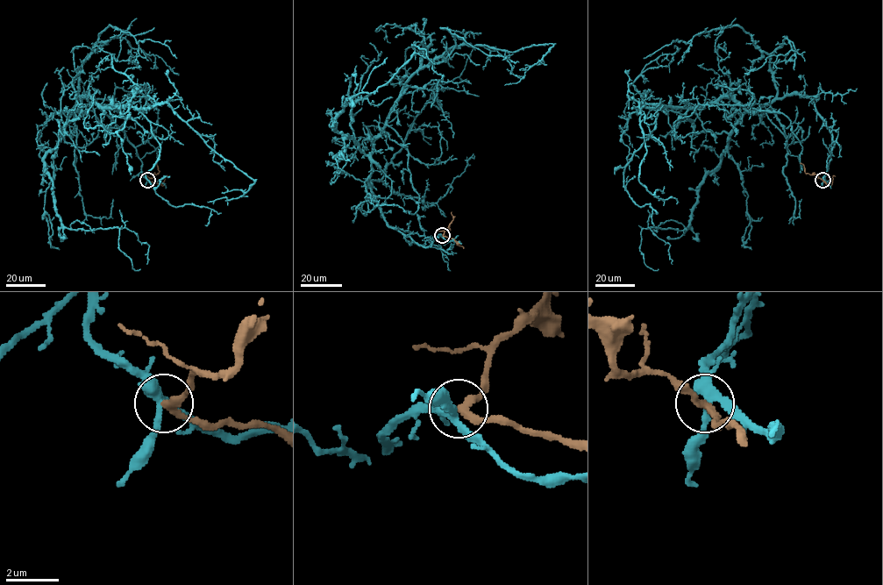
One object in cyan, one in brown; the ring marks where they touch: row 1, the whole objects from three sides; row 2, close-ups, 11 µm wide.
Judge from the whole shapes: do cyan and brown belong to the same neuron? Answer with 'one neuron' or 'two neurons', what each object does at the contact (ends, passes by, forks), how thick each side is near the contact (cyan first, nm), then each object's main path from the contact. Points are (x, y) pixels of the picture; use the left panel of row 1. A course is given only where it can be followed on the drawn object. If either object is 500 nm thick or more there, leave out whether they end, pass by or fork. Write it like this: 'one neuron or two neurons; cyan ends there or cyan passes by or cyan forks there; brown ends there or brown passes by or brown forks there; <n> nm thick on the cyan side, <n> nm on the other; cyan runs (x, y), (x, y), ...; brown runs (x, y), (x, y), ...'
two neurons; cyan forks there; brown passes by; 280 nm thick on the cyan side, 240 nm on the other; cyan runs (147, 180), (124, 132), (79, 98), (79, 110), (83, 98), (167, 103), (253, 181), (207, 202); brown runs (147, 180), (159, 173), (156, 162)

